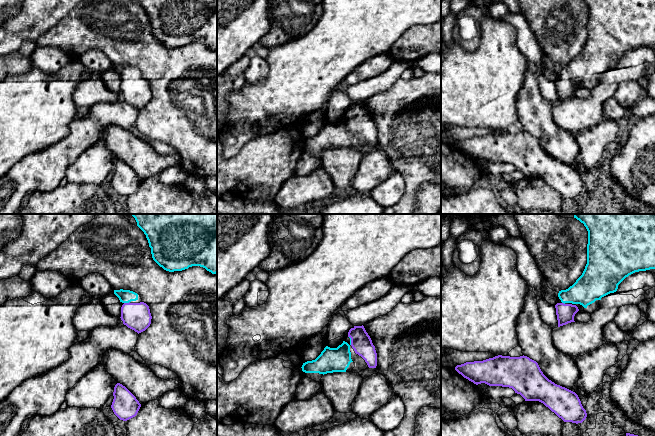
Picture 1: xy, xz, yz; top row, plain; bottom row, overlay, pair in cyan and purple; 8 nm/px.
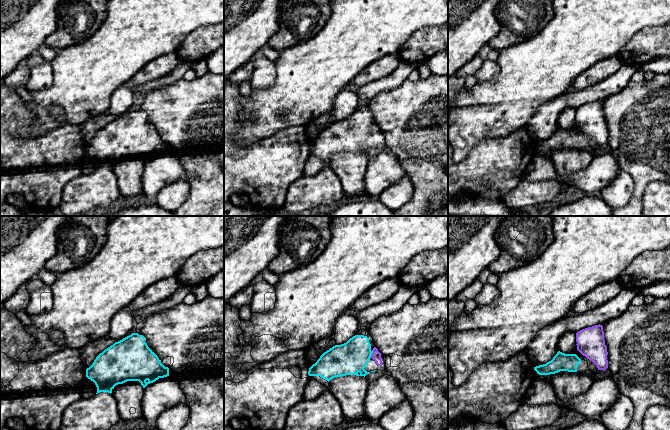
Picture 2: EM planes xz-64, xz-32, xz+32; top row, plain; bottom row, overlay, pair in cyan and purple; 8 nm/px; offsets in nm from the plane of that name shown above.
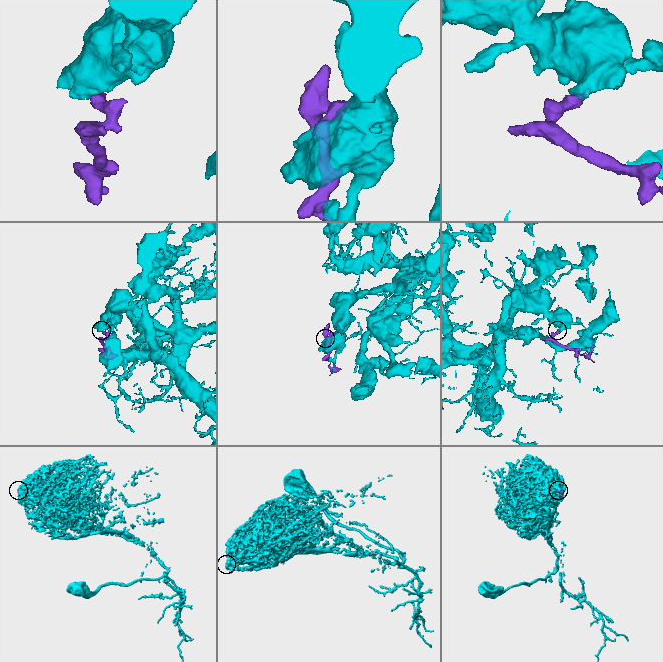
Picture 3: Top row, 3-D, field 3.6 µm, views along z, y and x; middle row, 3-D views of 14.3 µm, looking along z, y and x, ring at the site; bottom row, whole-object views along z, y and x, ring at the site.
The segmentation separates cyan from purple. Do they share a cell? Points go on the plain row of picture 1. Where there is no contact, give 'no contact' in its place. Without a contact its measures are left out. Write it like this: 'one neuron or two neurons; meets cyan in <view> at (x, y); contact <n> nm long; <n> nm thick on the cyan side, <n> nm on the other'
one neuron; meets cyan in xz at (350, 116); contact 70 nm long; 200 nm thick on the cyan side, 160 nm on the other

